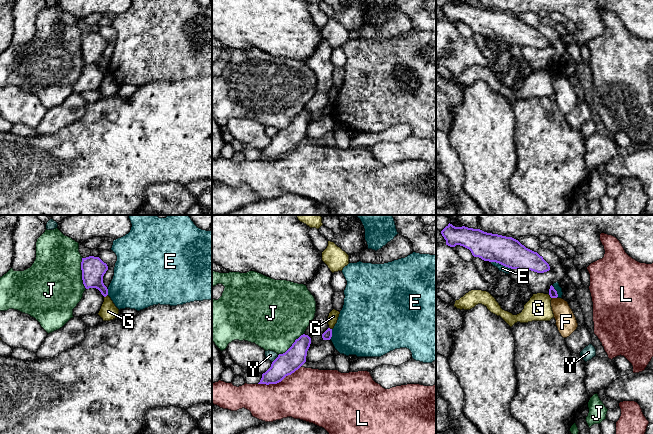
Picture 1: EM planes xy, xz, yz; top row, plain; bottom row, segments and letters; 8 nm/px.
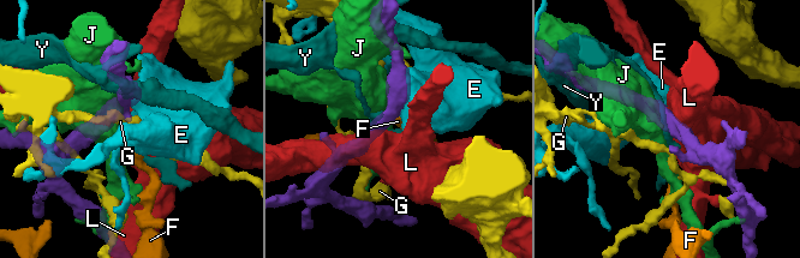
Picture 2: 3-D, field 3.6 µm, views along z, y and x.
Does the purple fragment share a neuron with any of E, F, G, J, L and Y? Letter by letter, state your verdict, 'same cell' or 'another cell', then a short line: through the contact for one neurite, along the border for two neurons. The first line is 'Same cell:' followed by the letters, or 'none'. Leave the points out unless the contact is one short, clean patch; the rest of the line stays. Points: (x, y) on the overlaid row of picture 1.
Same cell: none
E: another cell
F: another cell; line yz (552, 297), (556, 298)
G: another cell; line yz (548, 294), (551, 298)
J: another cell
L: another cell
Y: another cell

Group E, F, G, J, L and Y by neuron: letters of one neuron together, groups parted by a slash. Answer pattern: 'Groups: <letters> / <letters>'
Groups: E / F / G / J / L / Y

